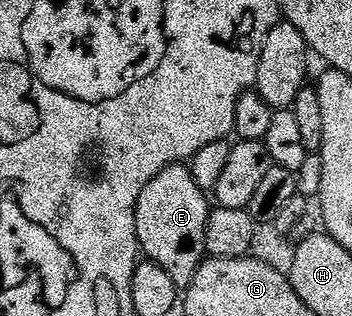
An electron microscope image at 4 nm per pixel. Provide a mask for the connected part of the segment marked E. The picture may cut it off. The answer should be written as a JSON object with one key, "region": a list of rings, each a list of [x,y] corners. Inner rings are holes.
{"region":[[[186,163],[171,164],[161,170],[161,174],[141,190],[141,198],[137,198],[135,225],[142,255],[161,266],[181,290],[186,290],[193,282],[207,256],[205,228],[211,210],[208,193],[193,182],[193,174]]]}

